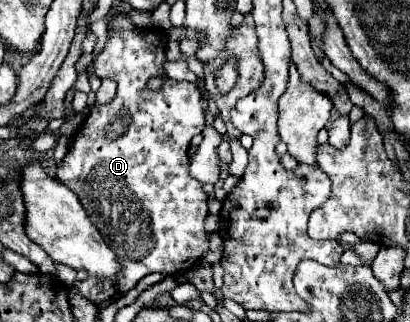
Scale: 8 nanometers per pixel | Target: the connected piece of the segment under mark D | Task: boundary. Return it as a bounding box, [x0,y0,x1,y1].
[56,16,210,304]

